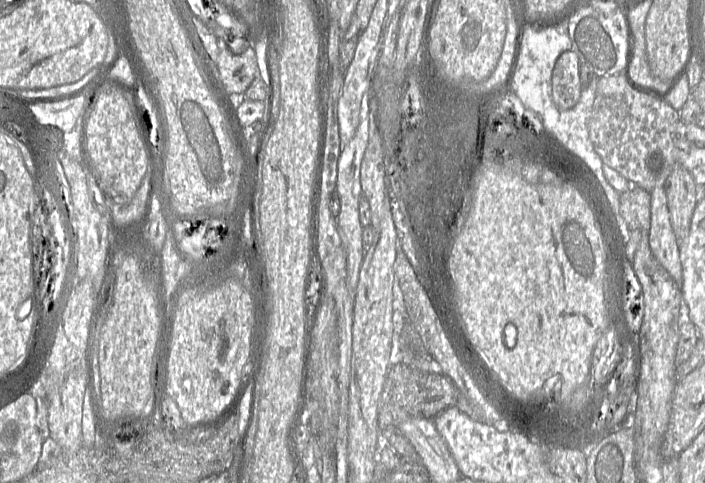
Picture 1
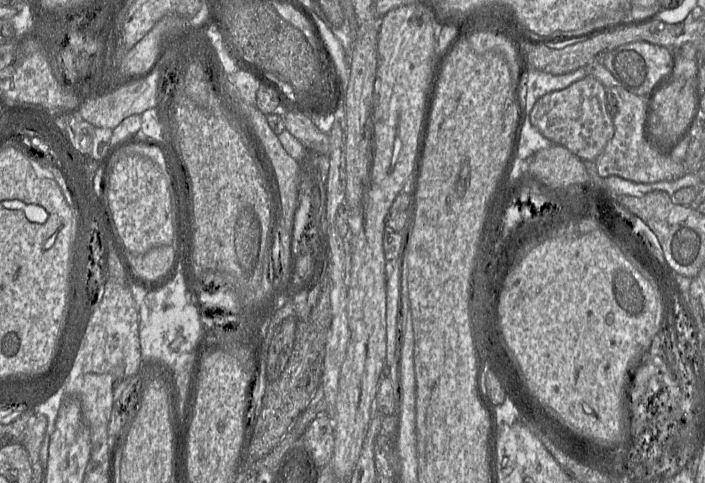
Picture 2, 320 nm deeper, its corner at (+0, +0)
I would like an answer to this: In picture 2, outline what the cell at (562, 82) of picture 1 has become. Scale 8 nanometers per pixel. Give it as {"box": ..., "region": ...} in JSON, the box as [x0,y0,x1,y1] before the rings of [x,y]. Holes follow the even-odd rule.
{"box":[530,74,615,161],"region":[[[589,74],[563,90],[541,97],[531,111],[530,120],[553,144],[566,147],[583,161],[595,161],[613,137],[615,130],[613,118],[607,109],[606,89]]]}

